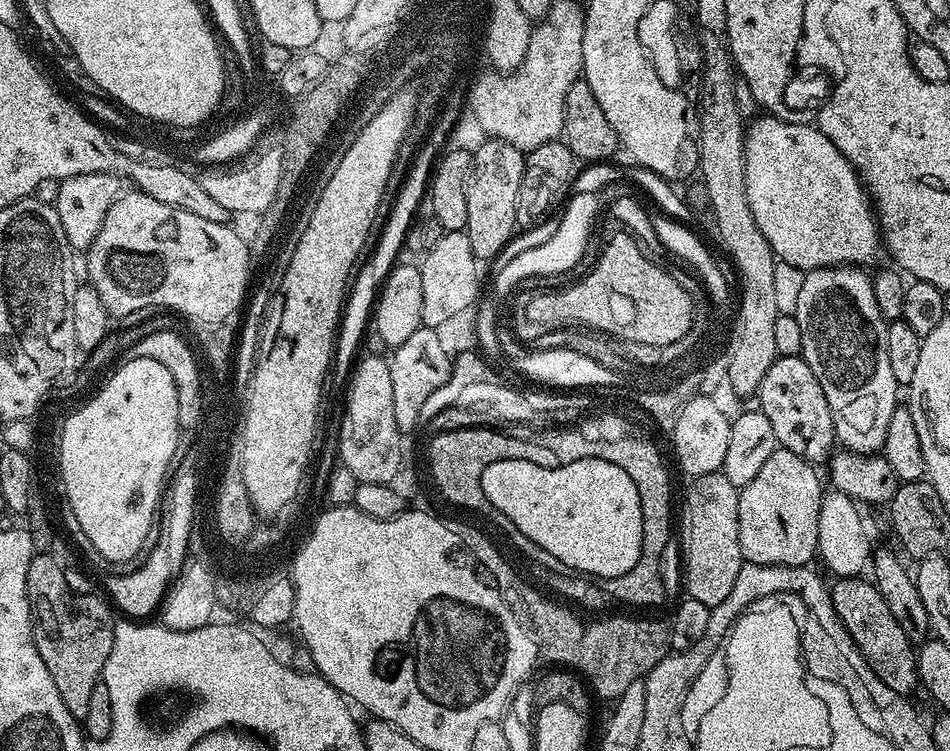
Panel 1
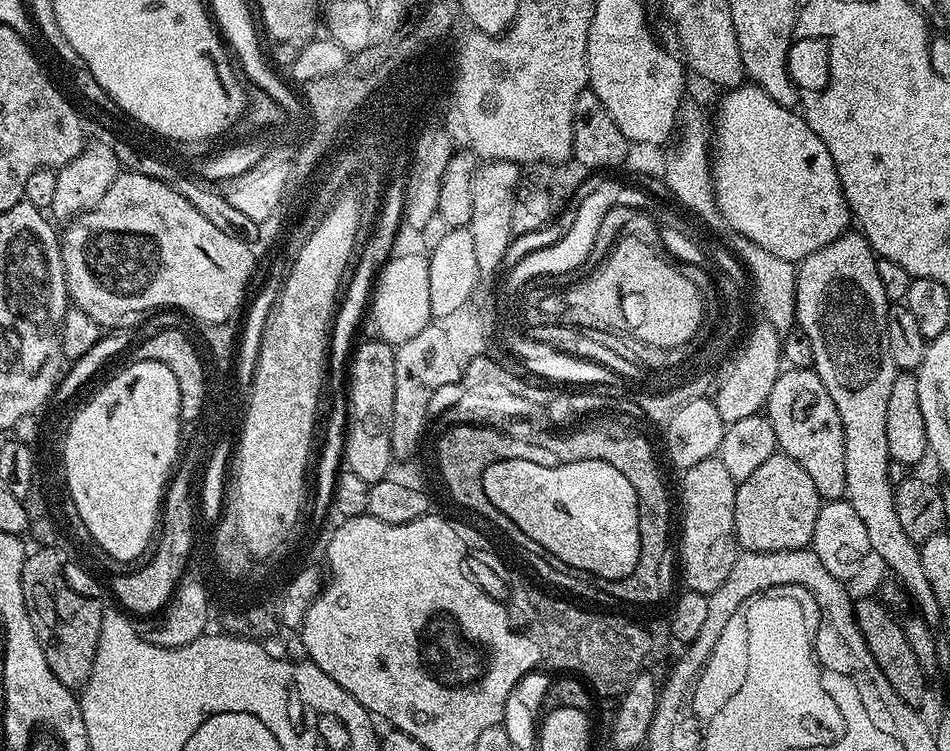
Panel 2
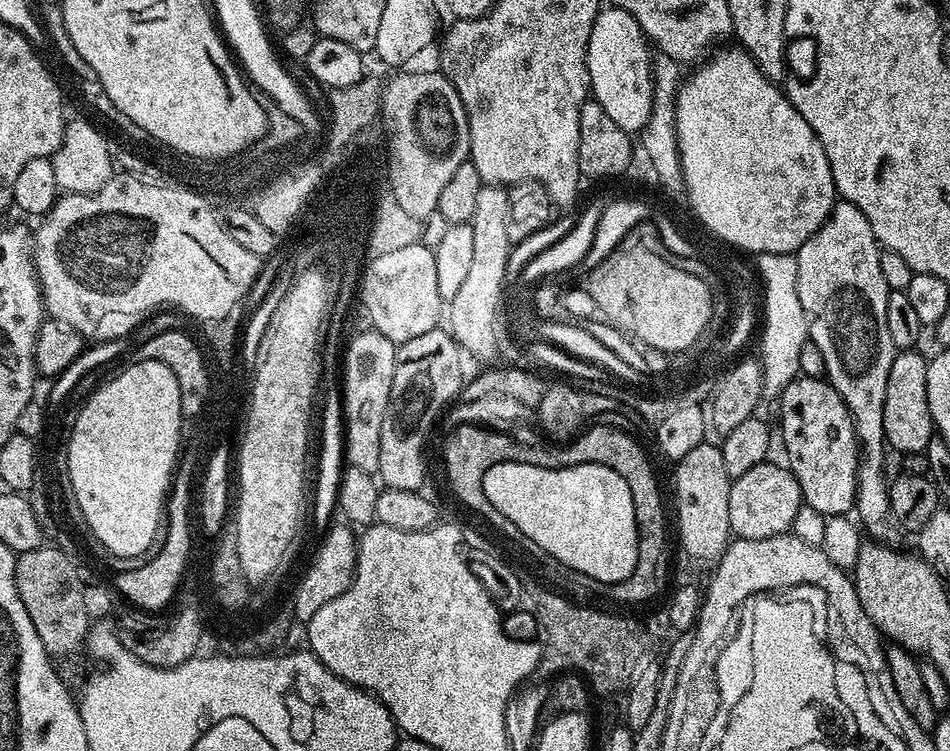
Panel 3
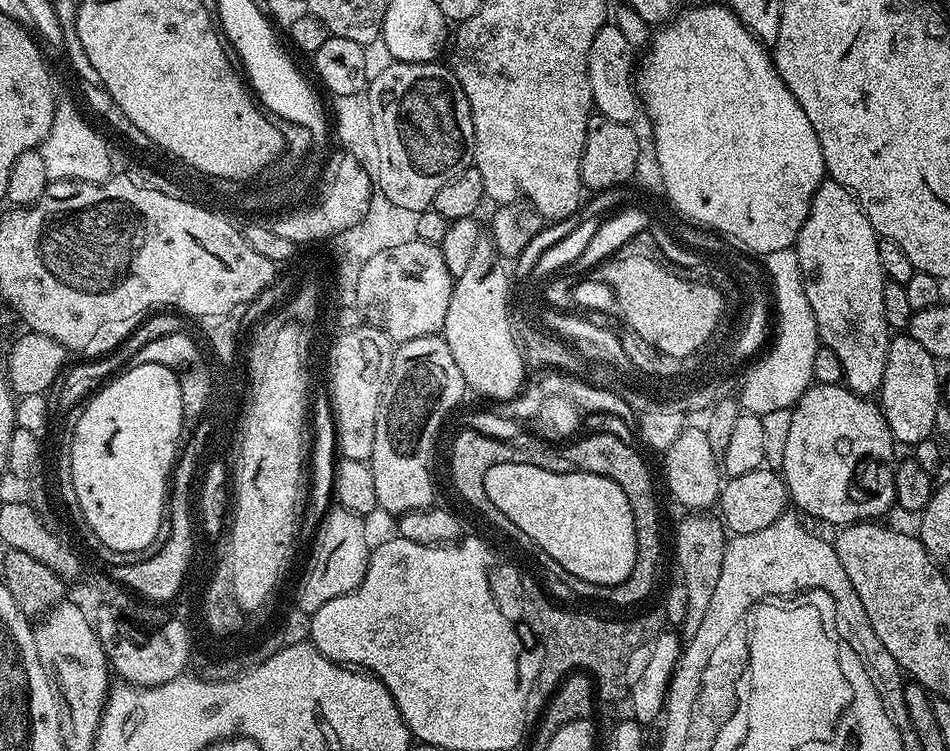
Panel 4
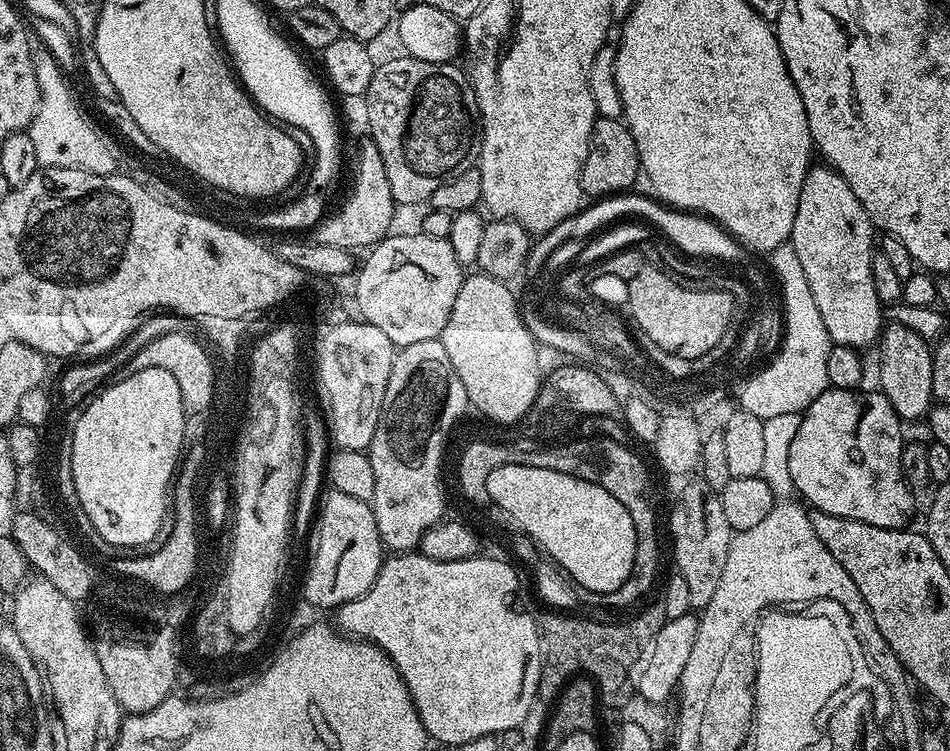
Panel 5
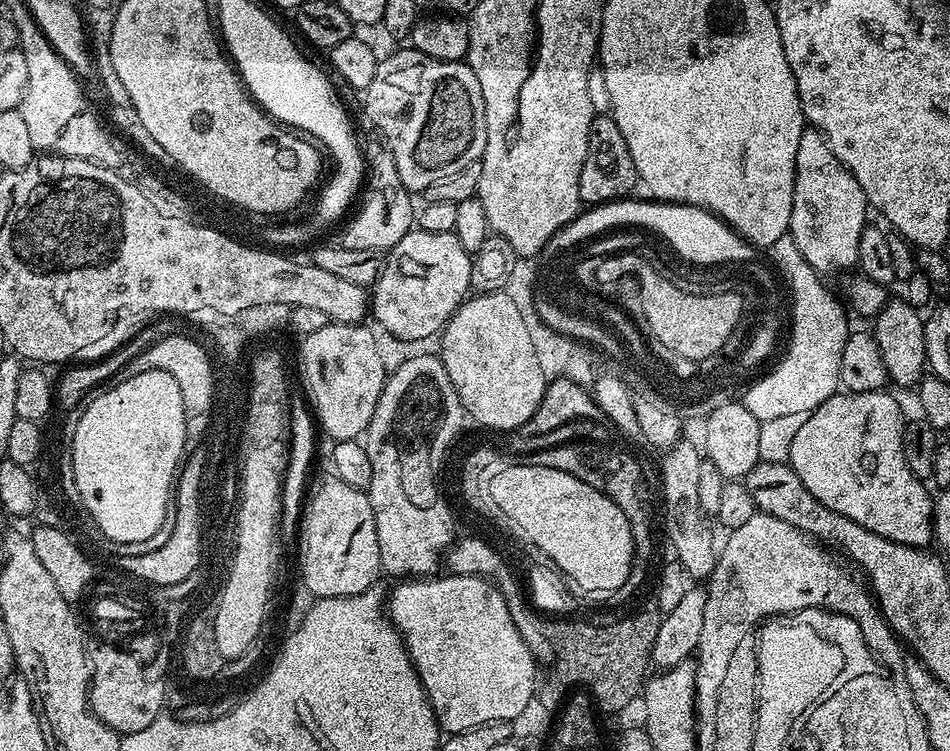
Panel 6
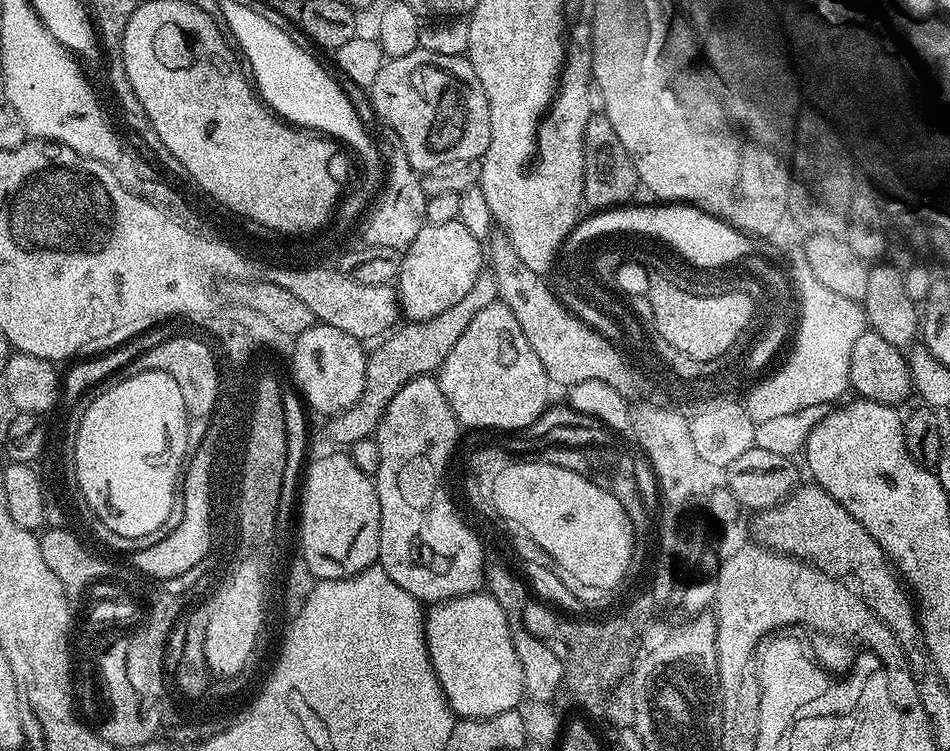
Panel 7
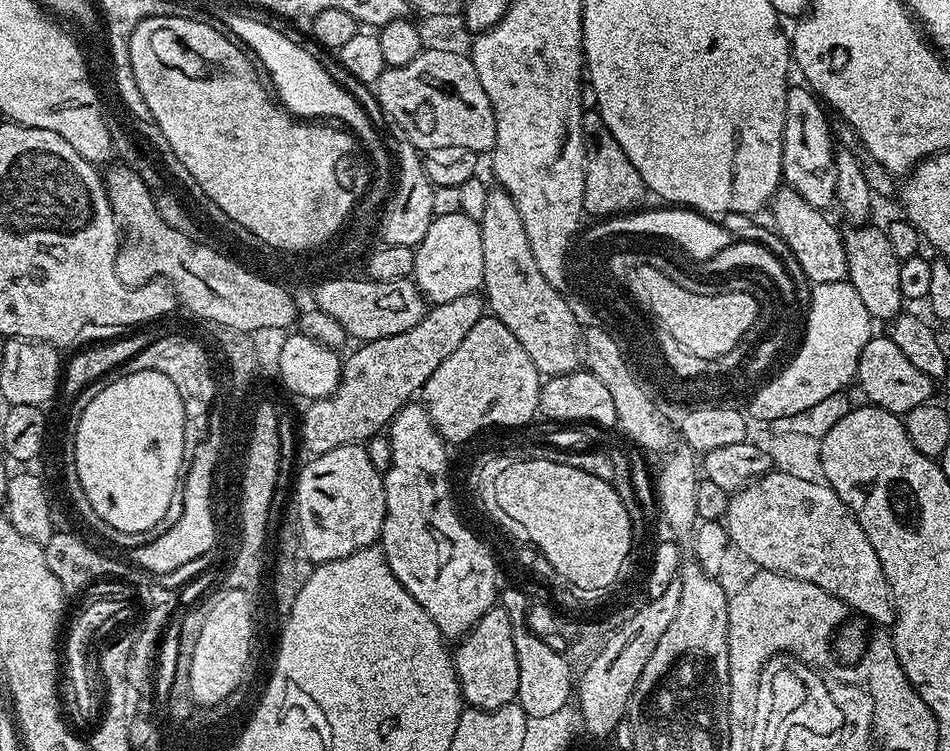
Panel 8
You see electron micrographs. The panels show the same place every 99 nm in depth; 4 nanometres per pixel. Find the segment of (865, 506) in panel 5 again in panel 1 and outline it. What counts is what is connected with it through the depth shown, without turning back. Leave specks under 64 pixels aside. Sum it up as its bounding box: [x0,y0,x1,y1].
[759,355,837,466]

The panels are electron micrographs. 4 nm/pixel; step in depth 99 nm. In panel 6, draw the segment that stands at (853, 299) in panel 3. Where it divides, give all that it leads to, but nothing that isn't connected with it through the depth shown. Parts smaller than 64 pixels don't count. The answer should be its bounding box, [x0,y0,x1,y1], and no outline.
[788,127,870,274]

